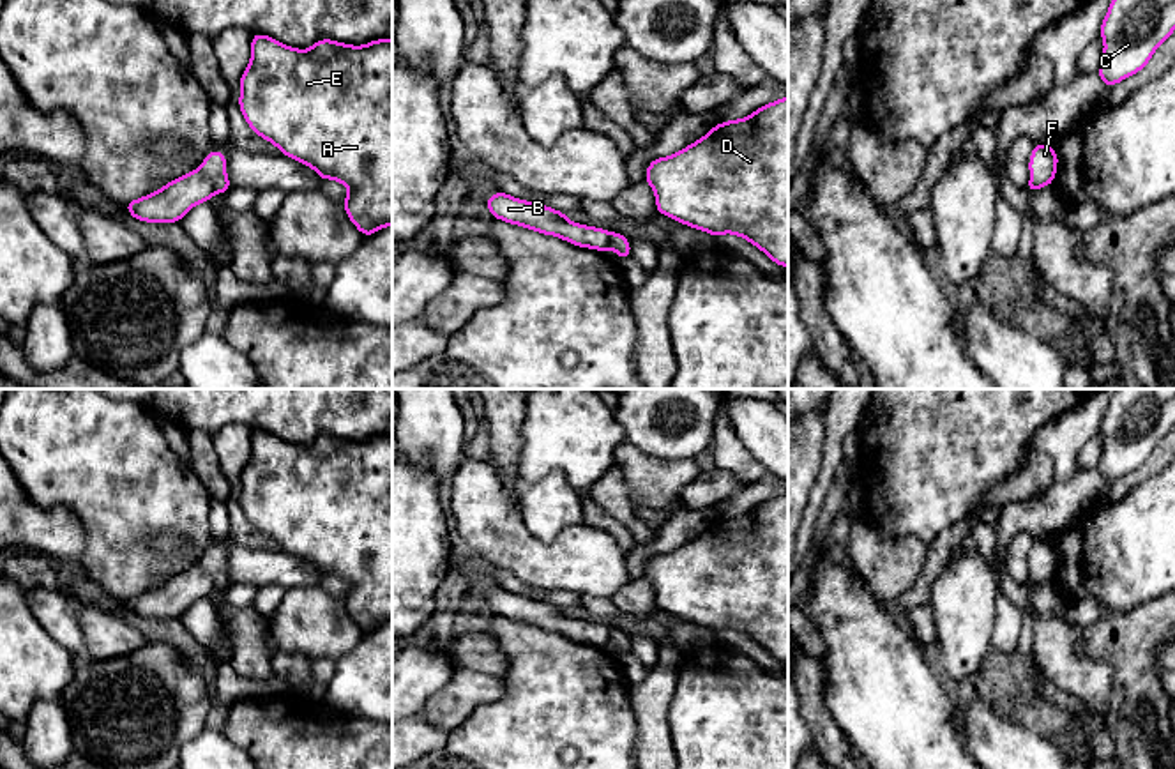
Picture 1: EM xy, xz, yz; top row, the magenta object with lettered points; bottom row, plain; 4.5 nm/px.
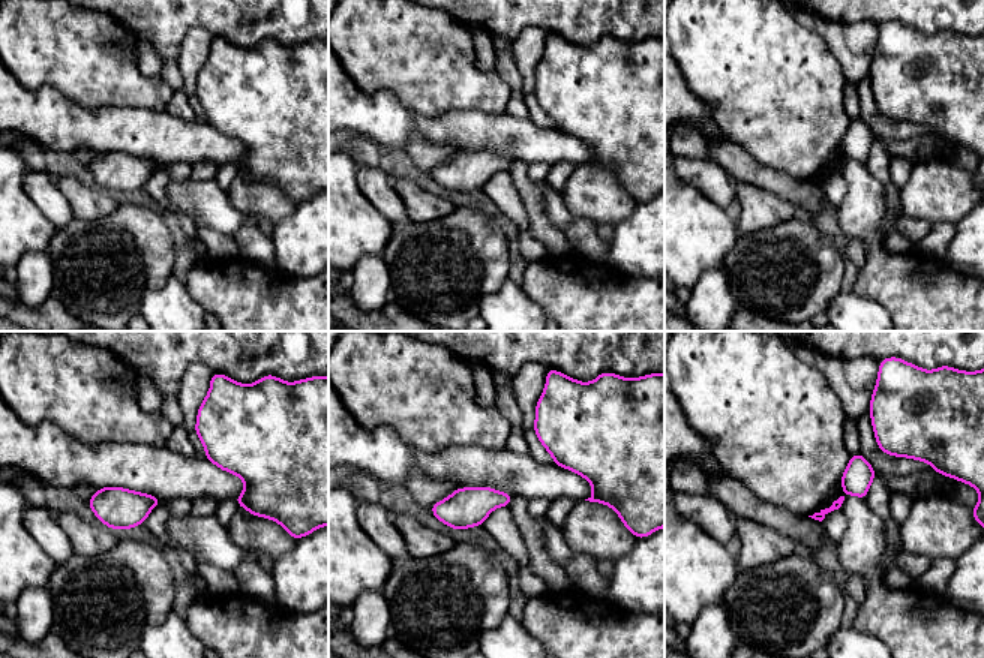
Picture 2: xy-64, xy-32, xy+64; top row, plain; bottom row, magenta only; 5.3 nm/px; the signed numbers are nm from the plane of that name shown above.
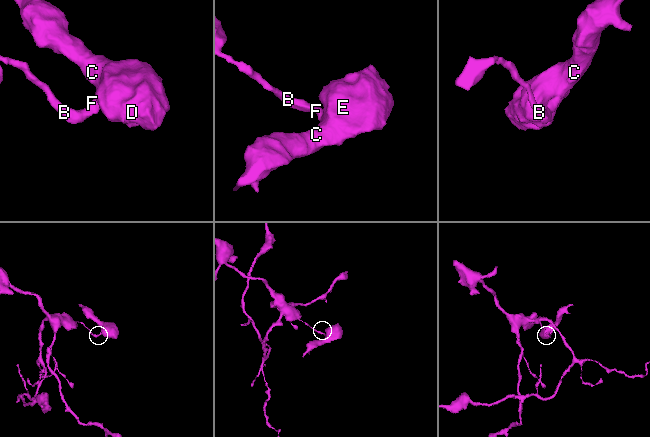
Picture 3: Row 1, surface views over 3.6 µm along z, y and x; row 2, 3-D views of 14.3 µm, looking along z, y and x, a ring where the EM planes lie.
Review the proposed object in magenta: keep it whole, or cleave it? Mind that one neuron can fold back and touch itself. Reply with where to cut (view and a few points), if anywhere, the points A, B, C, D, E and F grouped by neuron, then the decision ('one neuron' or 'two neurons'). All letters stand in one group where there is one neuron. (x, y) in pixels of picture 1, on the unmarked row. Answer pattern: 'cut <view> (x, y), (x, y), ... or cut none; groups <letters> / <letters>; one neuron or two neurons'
cut xy (198, 566), (216, 587); groups A C D E F / B; two neurons

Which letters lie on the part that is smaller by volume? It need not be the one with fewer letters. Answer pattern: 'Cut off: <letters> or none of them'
Cut off: A, C, D, E, F

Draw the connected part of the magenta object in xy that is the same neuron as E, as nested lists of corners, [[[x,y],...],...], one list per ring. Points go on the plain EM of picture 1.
[[[253,430],[239,502],[247,522],[283,552],[350,585],[343,601],[364,633],[392,621],[392,435],[364,442],[320,435],[302,447]]]

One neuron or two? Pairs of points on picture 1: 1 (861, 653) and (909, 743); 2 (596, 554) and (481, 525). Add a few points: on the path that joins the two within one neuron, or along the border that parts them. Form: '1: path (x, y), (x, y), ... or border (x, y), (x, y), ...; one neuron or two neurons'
1: path (877, 676), (879, 690), (902, 720); one neuron
2: path (568, 555), (522, 555), (509, 545); one neuron

